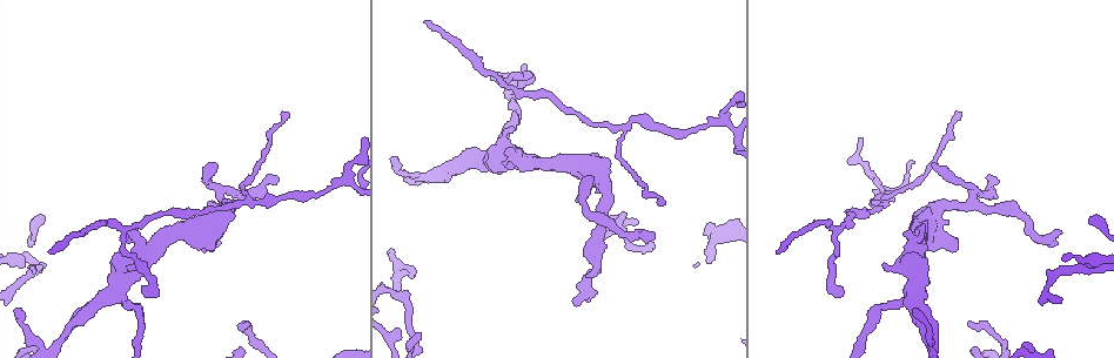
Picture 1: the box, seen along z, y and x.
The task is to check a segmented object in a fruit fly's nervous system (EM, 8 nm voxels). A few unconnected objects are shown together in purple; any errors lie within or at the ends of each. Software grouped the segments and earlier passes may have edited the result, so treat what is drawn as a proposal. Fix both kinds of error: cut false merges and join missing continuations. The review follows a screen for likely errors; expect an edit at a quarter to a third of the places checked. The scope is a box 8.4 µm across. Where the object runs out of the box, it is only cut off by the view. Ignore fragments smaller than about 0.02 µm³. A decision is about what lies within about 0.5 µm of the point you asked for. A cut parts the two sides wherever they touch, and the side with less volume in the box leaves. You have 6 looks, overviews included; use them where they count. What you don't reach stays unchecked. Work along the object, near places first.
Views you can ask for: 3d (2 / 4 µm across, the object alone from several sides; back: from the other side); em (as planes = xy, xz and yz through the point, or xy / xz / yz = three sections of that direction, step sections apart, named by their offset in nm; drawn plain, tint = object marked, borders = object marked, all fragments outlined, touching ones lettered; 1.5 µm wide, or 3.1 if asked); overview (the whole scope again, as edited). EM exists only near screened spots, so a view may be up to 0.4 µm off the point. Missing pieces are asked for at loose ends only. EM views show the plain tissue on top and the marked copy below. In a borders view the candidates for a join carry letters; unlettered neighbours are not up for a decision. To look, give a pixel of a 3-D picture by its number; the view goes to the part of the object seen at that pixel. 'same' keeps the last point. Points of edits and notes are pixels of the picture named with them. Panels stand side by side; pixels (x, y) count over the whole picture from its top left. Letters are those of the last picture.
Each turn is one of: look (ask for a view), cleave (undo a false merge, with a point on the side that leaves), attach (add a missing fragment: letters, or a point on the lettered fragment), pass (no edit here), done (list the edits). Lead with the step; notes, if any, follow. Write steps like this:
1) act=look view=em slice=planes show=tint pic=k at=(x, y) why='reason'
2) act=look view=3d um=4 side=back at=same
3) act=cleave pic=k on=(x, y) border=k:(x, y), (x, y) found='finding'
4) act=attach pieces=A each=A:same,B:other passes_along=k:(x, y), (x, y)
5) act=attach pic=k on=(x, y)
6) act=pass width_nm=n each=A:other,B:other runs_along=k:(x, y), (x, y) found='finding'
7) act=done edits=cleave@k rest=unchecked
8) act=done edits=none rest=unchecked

act=look view=em slice=xz step=4 show=borders pic=1 at=(279, 179) why='free end'

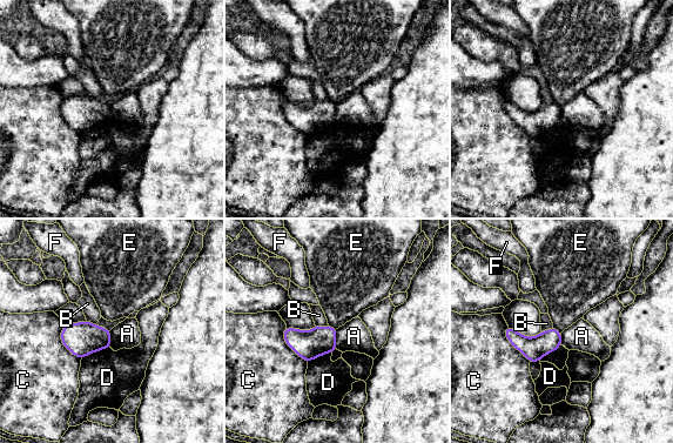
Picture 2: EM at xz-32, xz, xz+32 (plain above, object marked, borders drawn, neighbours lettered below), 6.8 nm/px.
act=pass each=A:other,B:other,C:other,D:other,E:other,F:other border=2:(335, 329), (336, 348) found='none of them fits'

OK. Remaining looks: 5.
act=look view=3d um=4 pic=1 at=(923, 223) why='branch stops here'

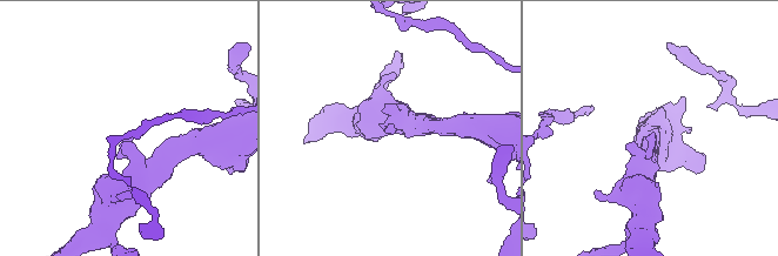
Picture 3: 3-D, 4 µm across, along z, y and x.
act=look view=em slice=yz step=8 show=tint pic=3 at=(653, 132) why='need the tissue'

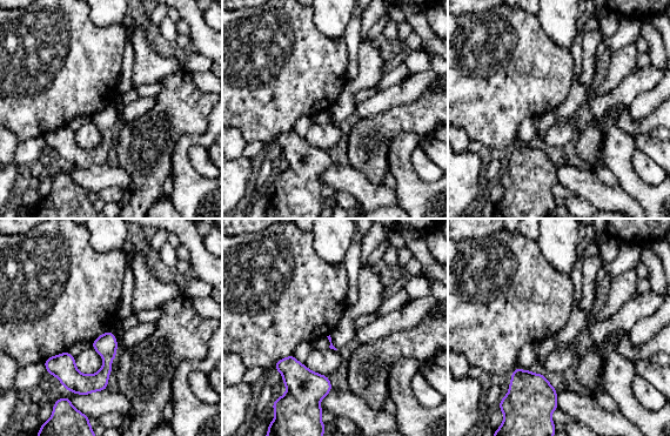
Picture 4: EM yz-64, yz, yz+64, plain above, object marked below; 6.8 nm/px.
act=look view=em slice=planes show=borders at=same why='cut it another way'

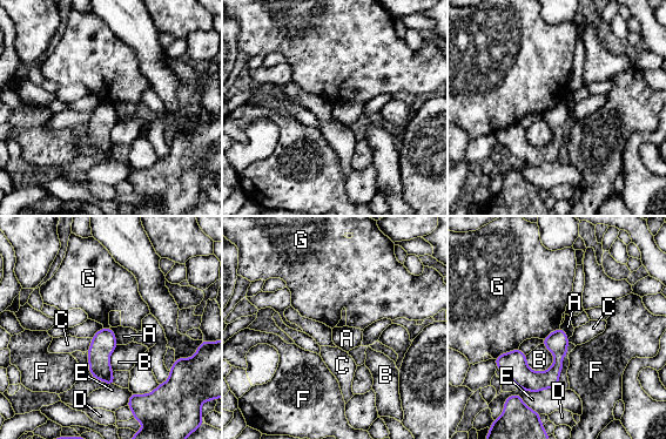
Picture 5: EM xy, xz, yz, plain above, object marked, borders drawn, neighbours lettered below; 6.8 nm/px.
act=pass width_nm=150 each=A:other,B:other,C:other,D:other,E:other,F:other,G:other border=5:(518, 348), (493, 358) found='no lettered fragment goes on from it'

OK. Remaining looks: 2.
act=done edits=none rest=unchecked

